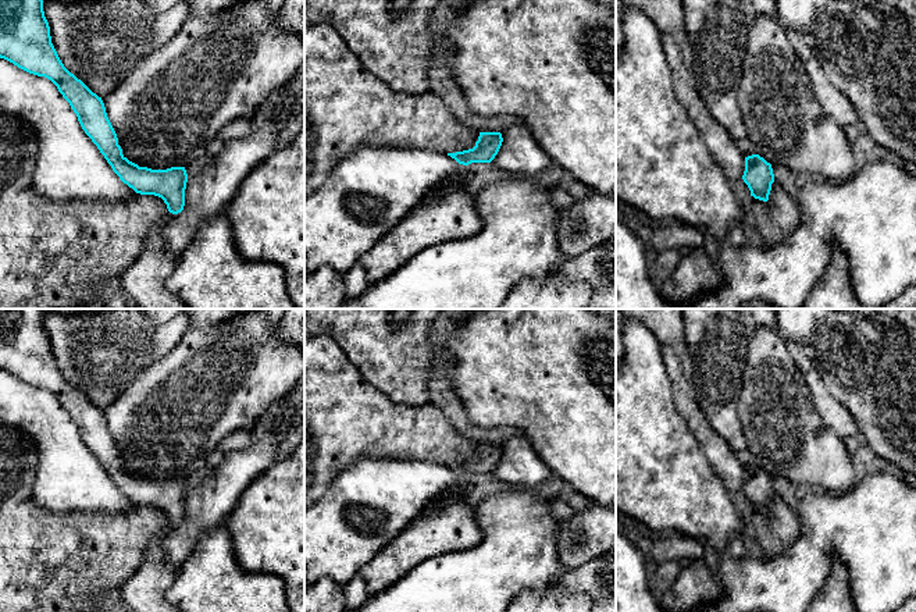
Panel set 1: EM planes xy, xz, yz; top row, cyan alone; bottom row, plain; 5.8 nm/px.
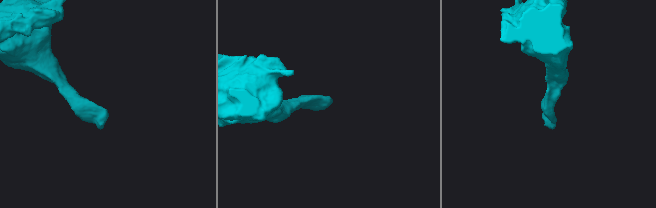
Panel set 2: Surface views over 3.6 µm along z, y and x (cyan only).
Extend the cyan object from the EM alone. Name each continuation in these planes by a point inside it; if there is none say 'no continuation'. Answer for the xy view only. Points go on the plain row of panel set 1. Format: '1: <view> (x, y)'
1: xy (145, 591)

